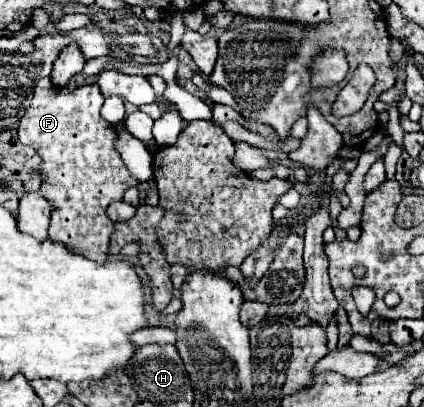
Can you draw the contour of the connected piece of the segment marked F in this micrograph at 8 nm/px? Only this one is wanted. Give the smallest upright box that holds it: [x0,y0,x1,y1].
[18,78,138,260]

